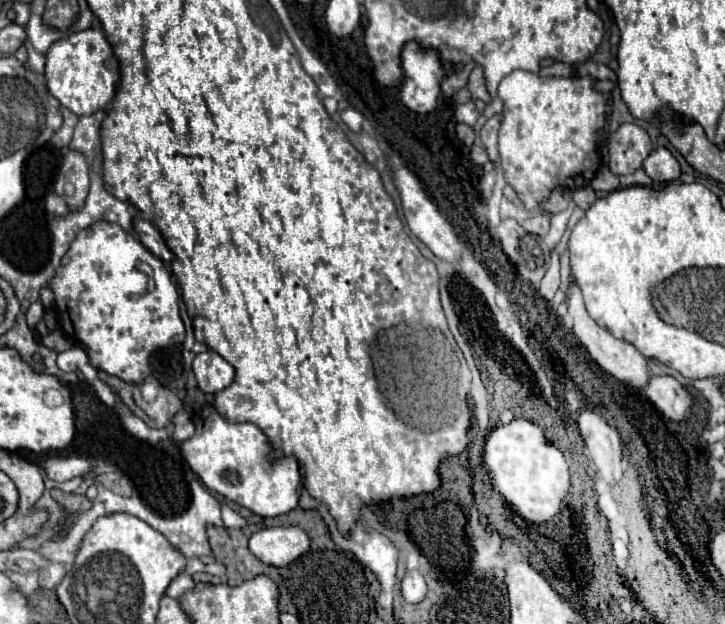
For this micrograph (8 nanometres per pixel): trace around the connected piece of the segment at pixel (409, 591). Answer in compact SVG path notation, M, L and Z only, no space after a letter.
M408 570L400 582L400 590L402 590L402 598L408 604L416 604L420 600L424 600L426 596L426 582L424 576L416 570Z

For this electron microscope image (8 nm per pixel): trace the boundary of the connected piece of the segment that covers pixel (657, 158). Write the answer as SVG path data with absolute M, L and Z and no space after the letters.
M664 146L656 148L644 160L644 170L656 182L672 182L680 178L680 164Z

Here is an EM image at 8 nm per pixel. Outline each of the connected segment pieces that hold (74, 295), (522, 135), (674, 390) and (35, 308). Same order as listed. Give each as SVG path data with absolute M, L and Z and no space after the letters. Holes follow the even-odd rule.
M96 222L90 228L82 230L70 250L62 258L56 276L52 278L55 305L63 308L62 319L67 319L72 324L72 334L78 342L88 346L88 356L94 368L100 368L112 376L118 376L126 382L142 382L150 374L148 356L158 346L174 346L184 340L184 322L178 310L178 292L170 280L168 266L150 254L140 240L136 240L130 232L122 230L118 224L112 222ZM138 262L150 264L154 270L154 290L148 290L148 276L138 270Z
M516 70L508 74L498 96L504 100L504 118L498 134L500 166L506 182L514 186L528 210L538 208L556 186L576 190L586 186L598 170L596 130L604 126L610 100L592 88L590 76L578 78L540 78L538 74Z
M650 376L646 386L638 388L664 416L684 422L692 408L692 398L686 388L672 376Z
M40 301L31 304L26 313L26 320L29 327L34 329L36 324L43 318L44 314L45 311Z

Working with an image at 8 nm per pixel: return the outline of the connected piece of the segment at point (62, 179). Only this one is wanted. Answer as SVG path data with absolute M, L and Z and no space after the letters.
M66 152L60 174L54 182L54 194L64 198L72 212L82 210L86 196L88 196L88 164L84 154L80 152Z

